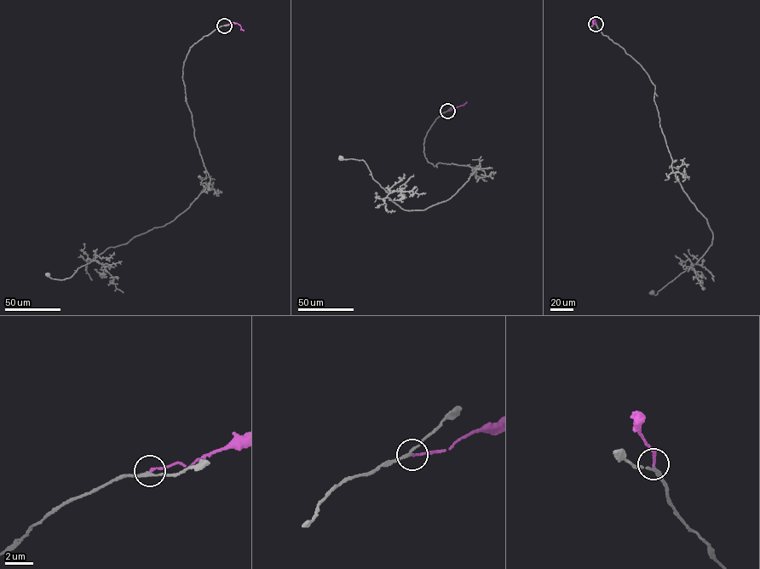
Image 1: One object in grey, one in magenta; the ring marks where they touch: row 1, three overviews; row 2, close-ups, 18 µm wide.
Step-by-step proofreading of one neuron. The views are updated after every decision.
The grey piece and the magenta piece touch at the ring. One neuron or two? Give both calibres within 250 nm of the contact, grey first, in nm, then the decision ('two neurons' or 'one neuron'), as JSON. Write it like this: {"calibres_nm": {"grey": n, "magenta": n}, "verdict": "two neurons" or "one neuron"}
{"calibres_nm": {"grey": 180, "magenta": 130}, "verdict": "one neuron"}

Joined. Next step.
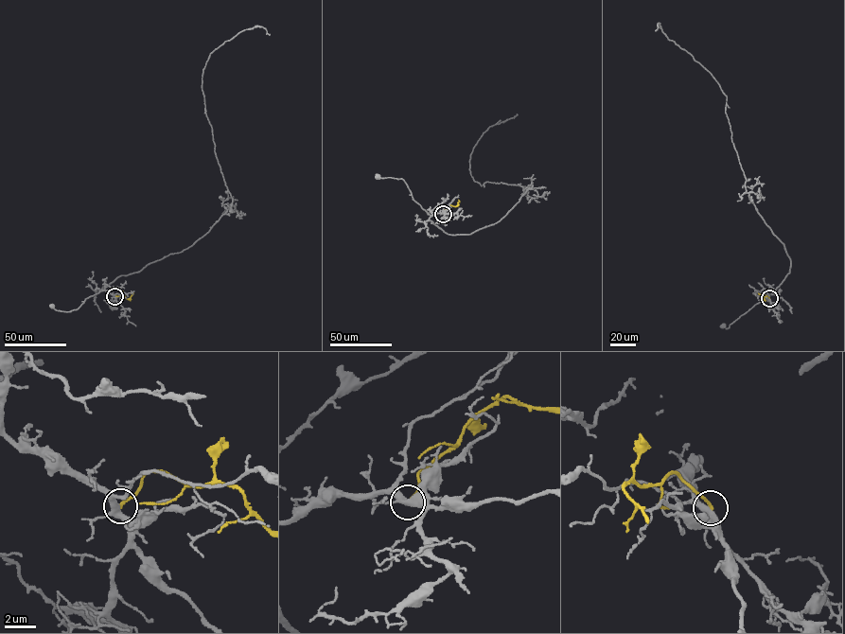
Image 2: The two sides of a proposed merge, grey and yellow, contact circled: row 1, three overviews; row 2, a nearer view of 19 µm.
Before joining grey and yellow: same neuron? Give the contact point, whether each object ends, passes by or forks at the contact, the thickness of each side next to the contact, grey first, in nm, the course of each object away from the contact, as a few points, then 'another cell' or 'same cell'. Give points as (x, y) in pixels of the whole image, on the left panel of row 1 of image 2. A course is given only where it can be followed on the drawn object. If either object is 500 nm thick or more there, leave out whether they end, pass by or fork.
(114, 296) | grey forks | yellow ends | 360/190 nm | grey via (114, 296), (100, 290), (86, 298), (78, 308), (67, 311), (57, 310), (52, 306) | yellow via (114, 296), (118, 293), (131, 298), (132, 291) | another cell

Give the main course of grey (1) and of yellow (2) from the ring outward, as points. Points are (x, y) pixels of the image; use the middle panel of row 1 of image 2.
1: (443, 214), (429, 215), (413, 200), (402, 179), (378, 176)
2: (443, 214), (449, 206), (456, 206), (458, 200)

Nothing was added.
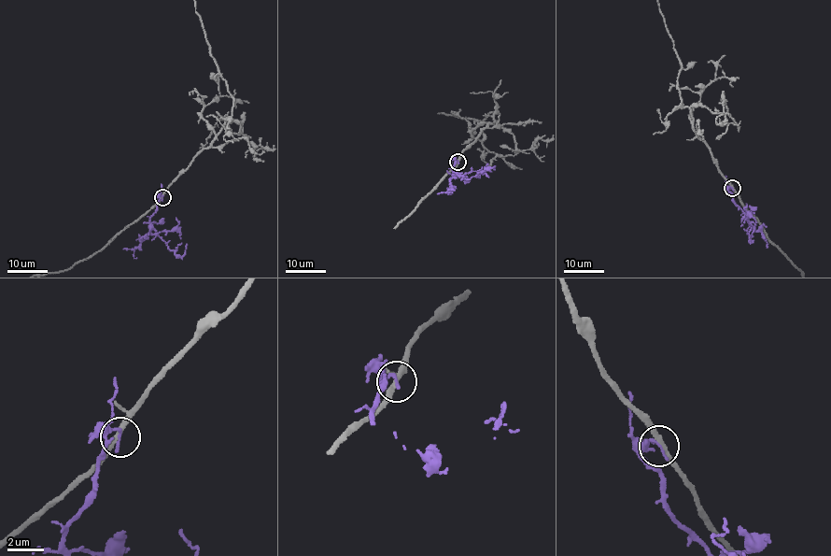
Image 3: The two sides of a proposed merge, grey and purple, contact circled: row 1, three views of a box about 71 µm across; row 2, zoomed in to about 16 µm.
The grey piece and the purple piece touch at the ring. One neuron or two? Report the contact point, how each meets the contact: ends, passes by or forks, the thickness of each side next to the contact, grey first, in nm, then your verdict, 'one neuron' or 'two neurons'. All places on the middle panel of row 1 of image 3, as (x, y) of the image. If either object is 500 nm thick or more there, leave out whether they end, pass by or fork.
place (457, 162); grey passes by; purple ends; calibres 260 and 170 nm; two neurons

